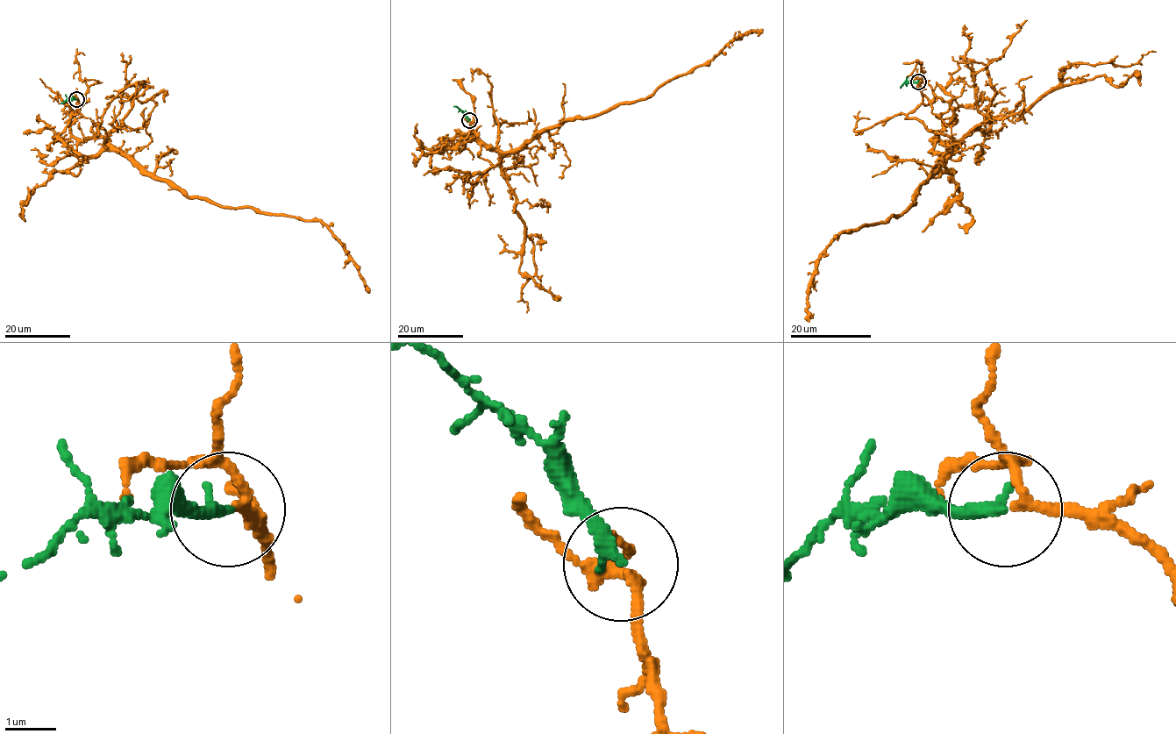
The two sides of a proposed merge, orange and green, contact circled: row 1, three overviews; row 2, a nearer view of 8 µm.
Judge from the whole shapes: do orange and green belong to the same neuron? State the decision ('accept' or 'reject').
accept

